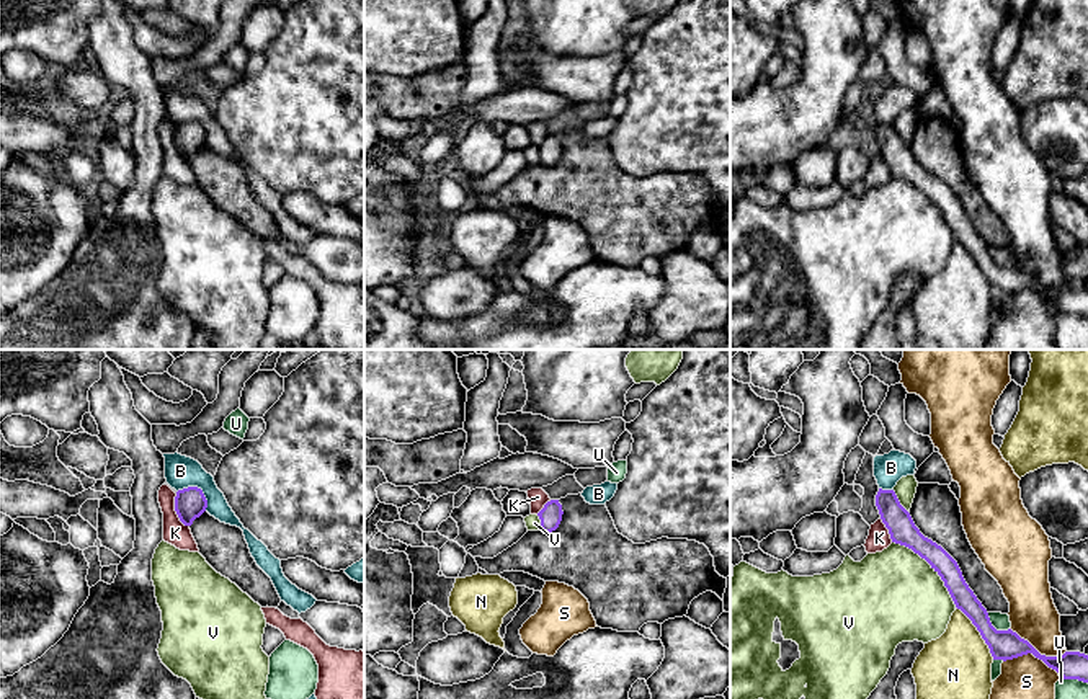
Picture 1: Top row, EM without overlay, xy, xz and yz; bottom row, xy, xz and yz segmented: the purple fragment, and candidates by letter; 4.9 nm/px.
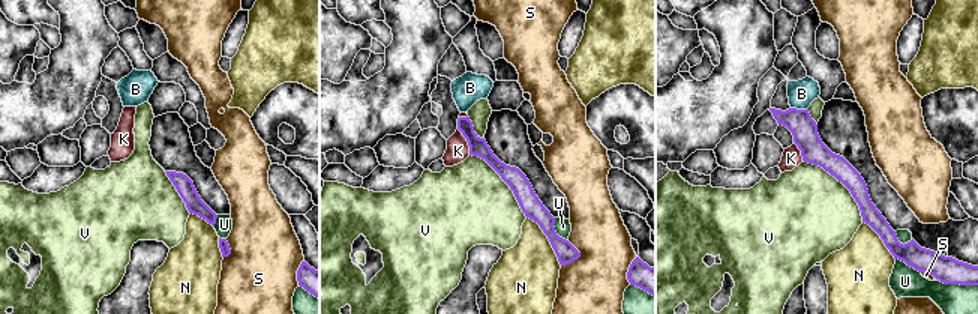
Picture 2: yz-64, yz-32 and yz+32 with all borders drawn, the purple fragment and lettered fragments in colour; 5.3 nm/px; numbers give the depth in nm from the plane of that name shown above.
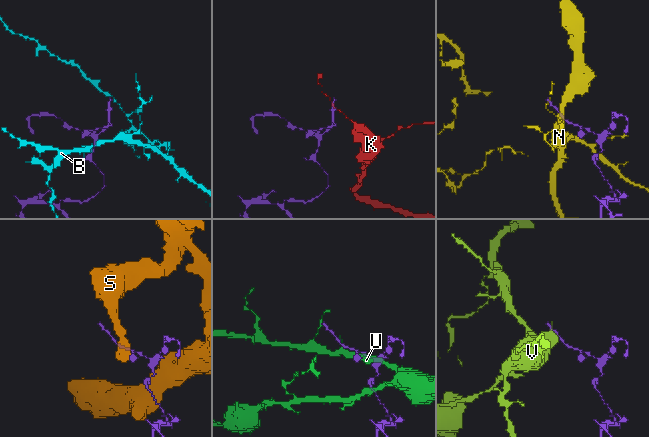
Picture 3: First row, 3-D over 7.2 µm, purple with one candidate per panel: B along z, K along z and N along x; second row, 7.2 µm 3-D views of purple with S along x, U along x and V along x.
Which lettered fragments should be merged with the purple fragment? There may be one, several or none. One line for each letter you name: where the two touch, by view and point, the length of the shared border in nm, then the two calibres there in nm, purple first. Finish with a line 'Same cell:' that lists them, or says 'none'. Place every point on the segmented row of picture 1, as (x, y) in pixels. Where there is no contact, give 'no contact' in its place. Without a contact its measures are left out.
Same cell: none

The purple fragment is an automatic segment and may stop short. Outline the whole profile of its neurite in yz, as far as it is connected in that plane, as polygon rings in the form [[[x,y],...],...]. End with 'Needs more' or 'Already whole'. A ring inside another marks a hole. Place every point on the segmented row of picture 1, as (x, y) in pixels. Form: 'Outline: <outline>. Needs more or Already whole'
Outline: [[[879,488],[876,506],[882,523],[889,529],[892,542],[912,549],[941,577],[956,608],[961,609],[977,627],[988,645],[993,660],[1006,661],[1032,653],[1049,668],[1055,670],[1060,678],[1088,683],[1088,655],[1065,652],[1060,657],[1046,657],[1011,629],[997,630],[990,622],[987,609],[965,583],[957,562],[941,545],[920,532],[910,513],[900,505],[894,490]]]. Already whole

